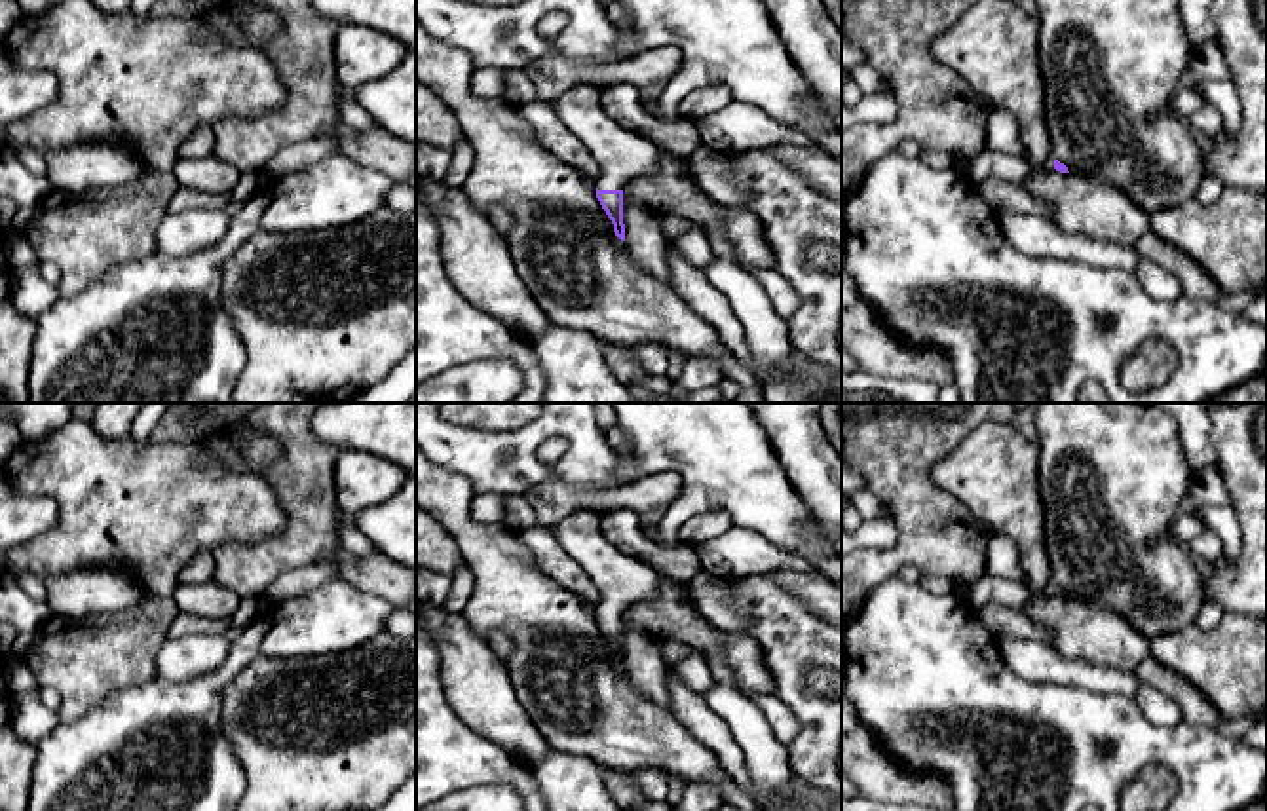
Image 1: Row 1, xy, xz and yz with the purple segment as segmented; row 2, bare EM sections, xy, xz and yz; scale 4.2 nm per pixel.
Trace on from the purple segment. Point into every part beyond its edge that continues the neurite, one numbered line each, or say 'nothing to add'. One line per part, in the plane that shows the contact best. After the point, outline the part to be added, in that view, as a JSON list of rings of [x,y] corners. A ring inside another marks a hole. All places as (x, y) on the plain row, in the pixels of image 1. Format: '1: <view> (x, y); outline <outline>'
1: xz (622, 582); outline [[[577,509],[551,526],[560,547],[587,572],[600,593],[598,615],[623,615],[657,596],[659,574],[619,553],[600,532],[600,515]]]

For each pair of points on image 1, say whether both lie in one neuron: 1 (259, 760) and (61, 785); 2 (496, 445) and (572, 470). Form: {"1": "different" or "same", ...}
{"1": "different", "2": "same"}

